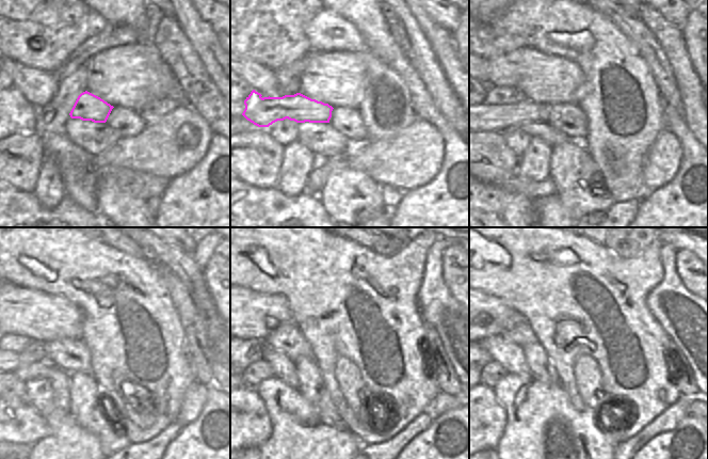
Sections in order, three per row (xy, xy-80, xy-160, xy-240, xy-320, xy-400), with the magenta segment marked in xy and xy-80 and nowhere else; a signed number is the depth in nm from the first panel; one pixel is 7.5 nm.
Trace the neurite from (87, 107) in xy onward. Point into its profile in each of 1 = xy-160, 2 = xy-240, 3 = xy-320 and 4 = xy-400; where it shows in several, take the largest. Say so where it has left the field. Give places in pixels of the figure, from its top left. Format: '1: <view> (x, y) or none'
1: xy-160 (491, 117)
2: xy-240 (13, 360)
3: none
4: none

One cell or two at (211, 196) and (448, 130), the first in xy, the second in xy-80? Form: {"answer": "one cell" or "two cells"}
{"answer": "one cell"}

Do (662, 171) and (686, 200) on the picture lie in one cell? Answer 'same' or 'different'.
different

